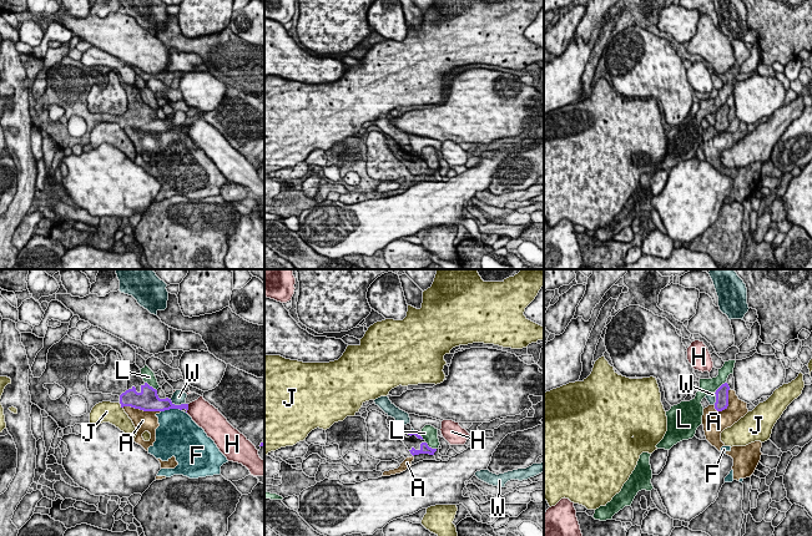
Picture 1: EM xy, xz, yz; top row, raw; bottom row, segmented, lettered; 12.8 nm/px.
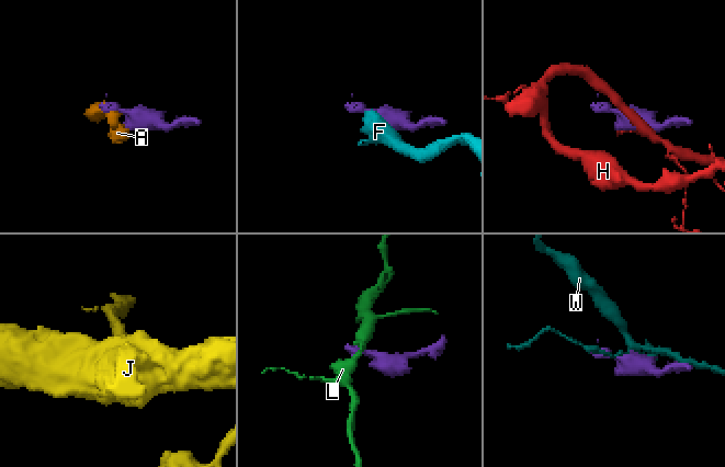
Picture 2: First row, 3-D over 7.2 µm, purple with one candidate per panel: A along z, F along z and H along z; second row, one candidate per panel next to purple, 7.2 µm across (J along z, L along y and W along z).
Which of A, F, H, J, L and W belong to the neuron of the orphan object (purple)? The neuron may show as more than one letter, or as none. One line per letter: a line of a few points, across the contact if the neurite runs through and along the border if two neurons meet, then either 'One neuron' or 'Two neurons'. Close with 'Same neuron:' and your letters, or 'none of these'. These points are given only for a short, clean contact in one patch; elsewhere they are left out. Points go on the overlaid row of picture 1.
A: Two neurons
F: Two neurons
H: Two neurons
J: Line: xy (119, 403), (122, 408). Two neurons
L: Two neurons
W: Two neurons
Same neuron: none of these

